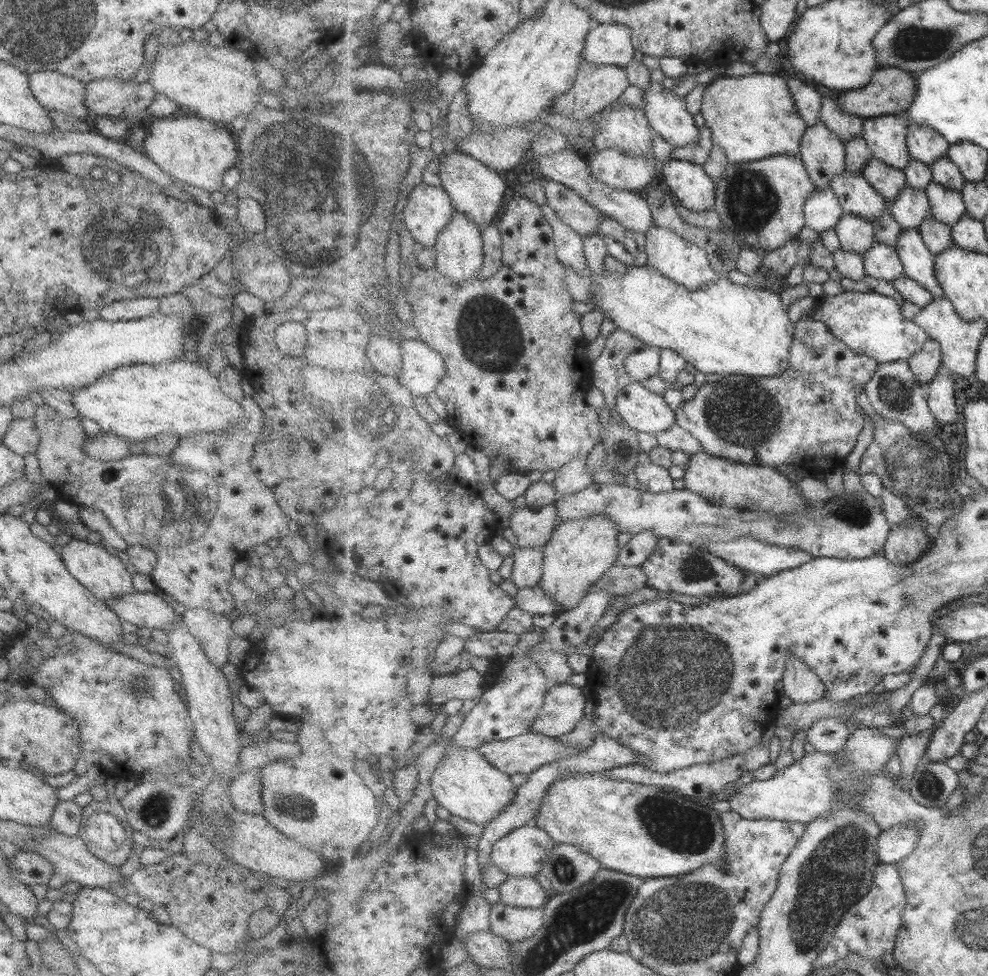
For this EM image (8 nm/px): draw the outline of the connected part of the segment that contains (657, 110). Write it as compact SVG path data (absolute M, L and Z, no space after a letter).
M650 82L644 94L647 95L646 116L656 134L682 150L697 148L699 130L688 112L686 100L675 96L660 82Z

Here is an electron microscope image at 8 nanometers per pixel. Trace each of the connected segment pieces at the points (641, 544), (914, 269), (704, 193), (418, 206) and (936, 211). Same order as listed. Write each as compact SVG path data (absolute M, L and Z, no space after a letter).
M651 530L632 536L632 539L620 549L615 566L641 566L649 560L655 548L658 548L660 540L659 534Z
M920 227L902 229L896 249L903 261L905 274L930 290L936 297L945 297L945 291L936 277L936 255L923 240Z
M670 159L662 166L669 192L683 206L694 211L713 211L716 207L716 182L707 176L703 165Z
M422 183L407 195L403 223L420 247L436 246L439 233L454 217L454 203L443 187Z
M934 181L929 183L925 191L930 200L930 212L939 222L952 227L967 213L963 195L959 191Z

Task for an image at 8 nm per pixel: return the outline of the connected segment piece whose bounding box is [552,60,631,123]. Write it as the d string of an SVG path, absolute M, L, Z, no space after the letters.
M583 60L578 71L578 80L569 92L559 96L552 107L555 114L572 118L577 123L589 120L593 114L599 114L608 107L613 106L621 99L623 93L631 87L629 76L624 68L617 66L595 66L591 62Z

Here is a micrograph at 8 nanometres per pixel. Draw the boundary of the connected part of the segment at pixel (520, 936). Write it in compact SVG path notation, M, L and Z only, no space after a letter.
M493 903L490 912L491 931L510 943L531 938L543 926L544 909L511 907Z

